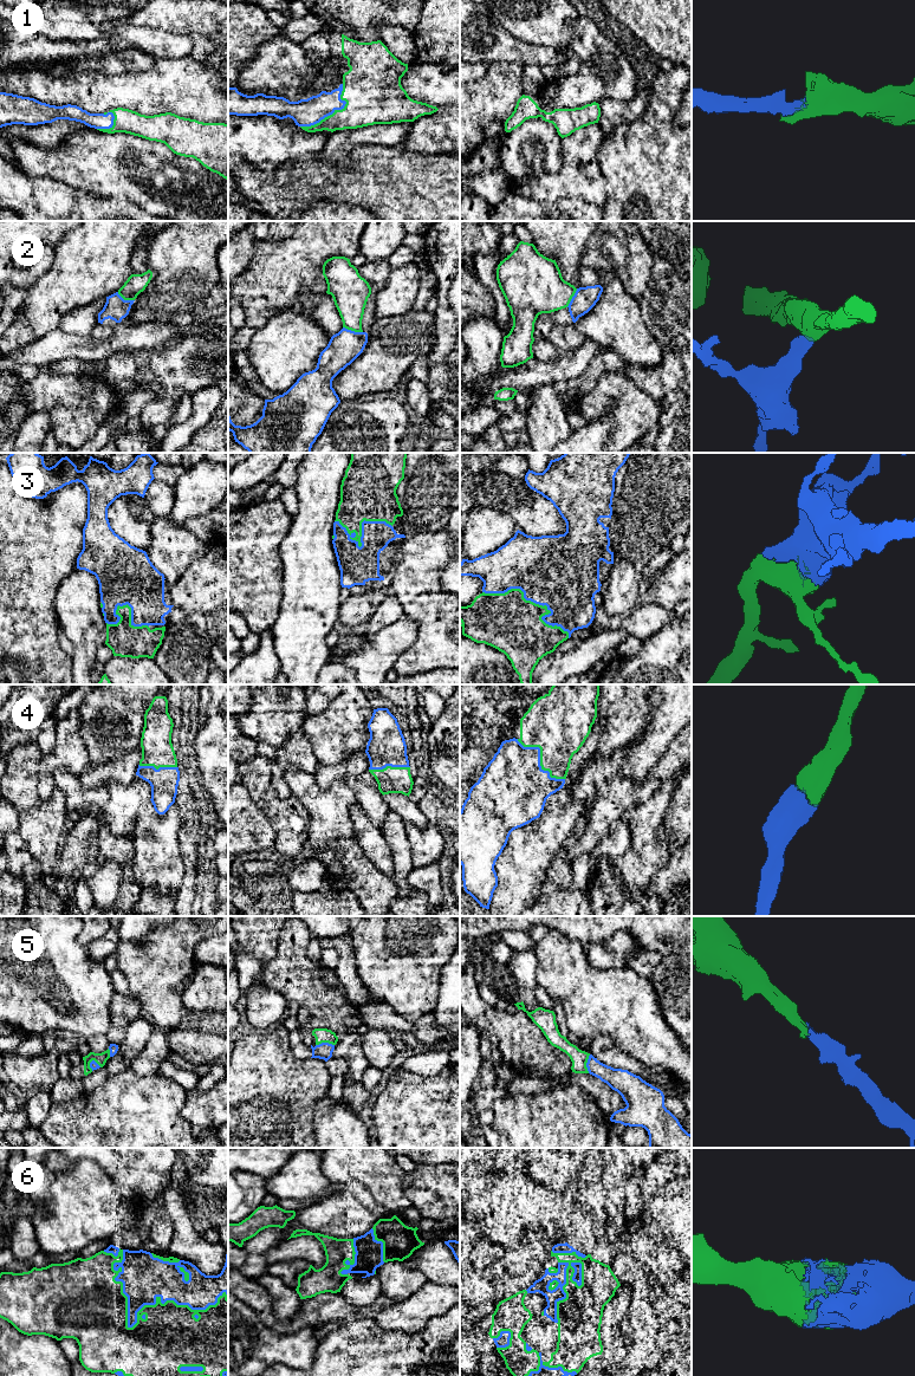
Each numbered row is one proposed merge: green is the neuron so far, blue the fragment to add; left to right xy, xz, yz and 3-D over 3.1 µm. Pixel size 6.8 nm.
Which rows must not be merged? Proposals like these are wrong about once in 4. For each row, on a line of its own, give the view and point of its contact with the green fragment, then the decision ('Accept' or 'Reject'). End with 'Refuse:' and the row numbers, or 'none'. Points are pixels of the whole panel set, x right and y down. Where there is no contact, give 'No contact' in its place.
1: Touches green at xz (335, 111). Accept
2: Touches green at xz (352, 330). Reject
3: Touches green at yz (534, 603). Accept
4: Touches green at yz (540, 759). Accept
5: Touches green at xz (324, 1042). Accept
6: Touches green at xy (147, 1305). Accept
Refuse: 2

